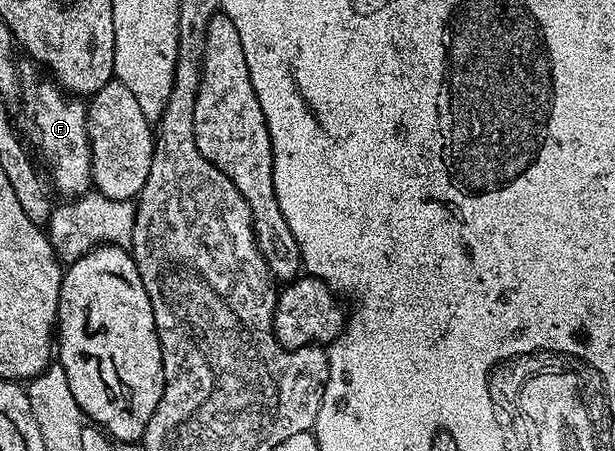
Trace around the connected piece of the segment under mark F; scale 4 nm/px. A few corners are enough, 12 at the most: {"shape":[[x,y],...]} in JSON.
{"shape":[[38,67],[21,72],[23,116],[50,187],[93,188],[88,105]]}

